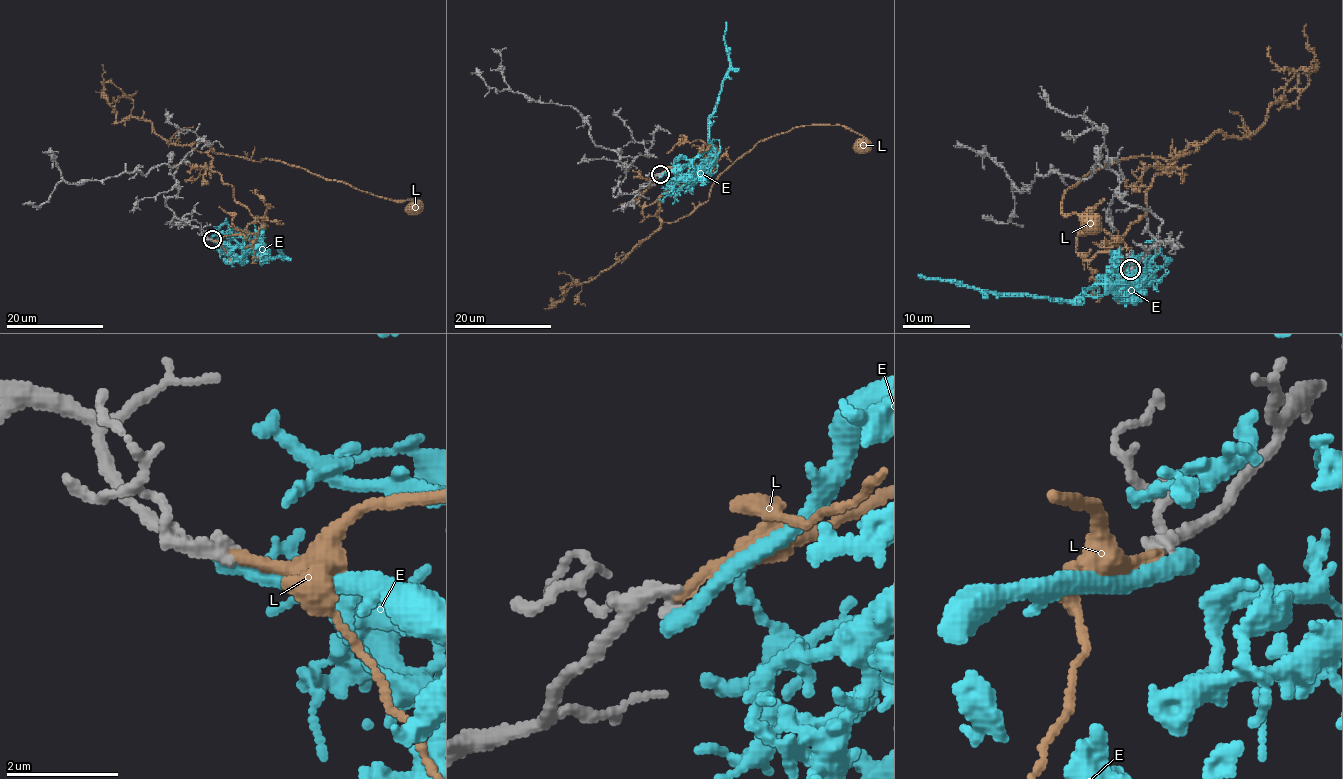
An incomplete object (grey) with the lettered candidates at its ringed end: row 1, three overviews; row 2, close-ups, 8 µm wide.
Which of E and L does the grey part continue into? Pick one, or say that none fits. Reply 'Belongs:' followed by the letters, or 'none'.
Belongs: none

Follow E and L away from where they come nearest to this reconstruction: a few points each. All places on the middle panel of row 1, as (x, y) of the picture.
E: (660, 176), (679, 158), (714, 154), (710, 115), (729, 67), (727, 22)
L: (660, 175), (702, 164), (659, 199), (656, 215), (676, 222), (758, 142), (843, 125), (862, 146)

